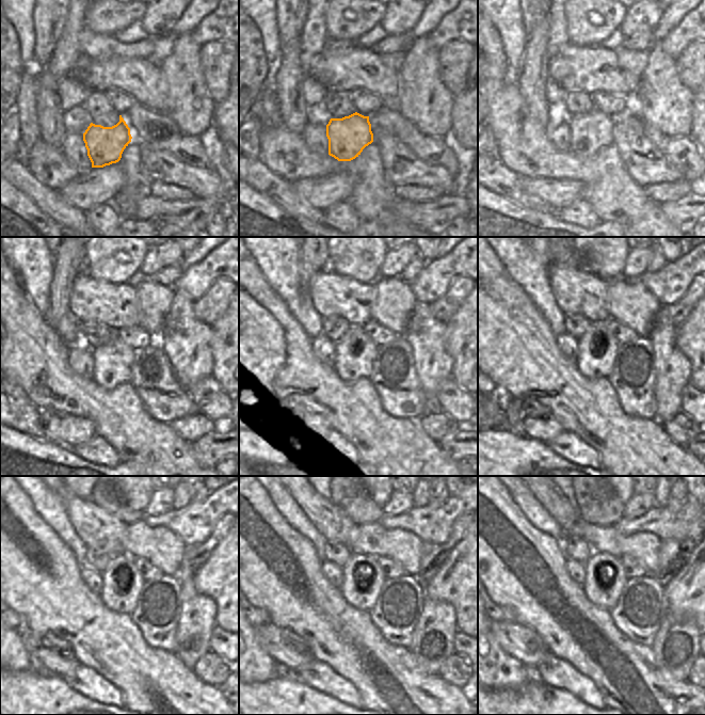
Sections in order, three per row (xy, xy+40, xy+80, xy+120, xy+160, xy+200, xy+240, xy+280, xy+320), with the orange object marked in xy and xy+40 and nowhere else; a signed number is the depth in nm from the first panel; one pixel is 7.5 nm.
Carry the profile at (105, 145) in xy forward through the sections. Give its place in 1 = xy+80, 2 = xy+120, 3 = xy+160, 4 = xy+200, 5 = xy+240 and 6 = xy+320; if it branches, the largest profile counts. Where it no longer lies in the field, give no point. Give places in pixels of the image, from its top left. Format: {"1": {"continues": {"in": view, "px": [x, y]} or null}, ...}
{"1": {"continues": {"in": "xy+80", "px": [591, 132]}}, "2": {"continues": {"in": "xy+120", "px": [113, 362]}}, "3": {"continues": {"in": "xy+160", "px": [354, 354]}}, "4": {"continues": {"in": "xy+200", "px": [596, 348]}}, "5": {"continues": {"in": "xy+240", "px": [122, 582]}}, "6": {"continues": {"in": "xy+320", "px": [605, 578]}}}

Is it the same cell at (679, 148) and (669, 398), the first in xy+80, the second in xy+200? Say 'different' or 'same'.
different

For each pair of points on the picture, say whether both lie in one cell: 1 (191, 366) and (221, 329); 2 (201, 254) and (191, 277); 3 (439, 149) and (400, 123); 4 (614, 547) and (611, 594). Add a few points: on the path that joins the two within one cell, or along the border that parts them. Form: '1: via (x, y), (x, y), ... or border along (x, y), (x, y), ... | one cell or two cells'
1: border along (209, 327), (209, 347), (213, 368) | two cells
2: border along (215, 248), (201, 260), (185, 269) | two cells
3: via (430, 149), (422, 146), (409, 132) | one cell
4: border along (595, 551), (604, 551), (620, 558) | two cells

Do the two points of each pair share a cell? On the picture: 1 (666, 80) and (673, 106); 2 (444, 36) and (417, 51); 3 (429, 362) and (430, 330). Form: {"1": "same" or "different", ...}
{"1": "same", "2": "different", "3": "same"}

